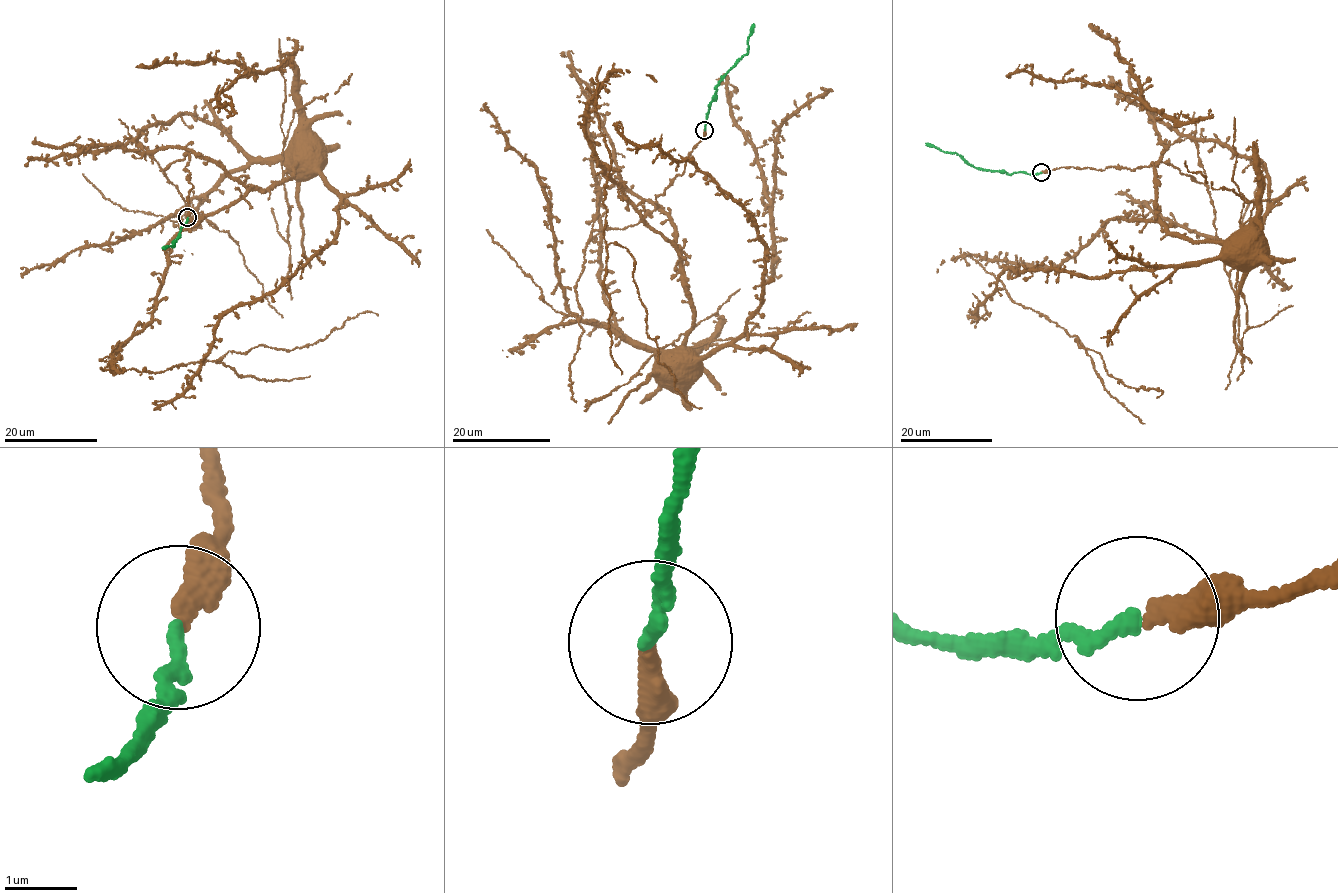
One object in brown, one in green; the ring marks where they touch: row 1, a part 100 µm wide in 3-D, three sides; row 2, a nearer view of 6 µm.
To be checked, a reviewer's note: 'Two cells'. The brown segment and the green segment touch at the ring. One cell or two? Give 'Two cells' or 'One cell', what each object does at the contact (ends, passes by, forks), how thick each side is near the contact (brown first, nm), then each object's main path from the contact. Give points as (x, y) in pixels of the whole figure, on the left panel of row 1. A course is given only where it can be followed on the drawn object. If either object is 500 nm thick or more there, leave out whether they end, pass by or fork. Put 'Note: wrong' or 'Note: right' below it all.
One cell. At the ring brown ends. At the ring green ends. Thickness 320 nm (brown) against 180 nm. Course of brown: (188, 217), (190, 154), (266, 189), (295, 174), (302, 157). Course of green: (188, 217), (172, 247), (174, 240), (163, 248)
Note: wrong

